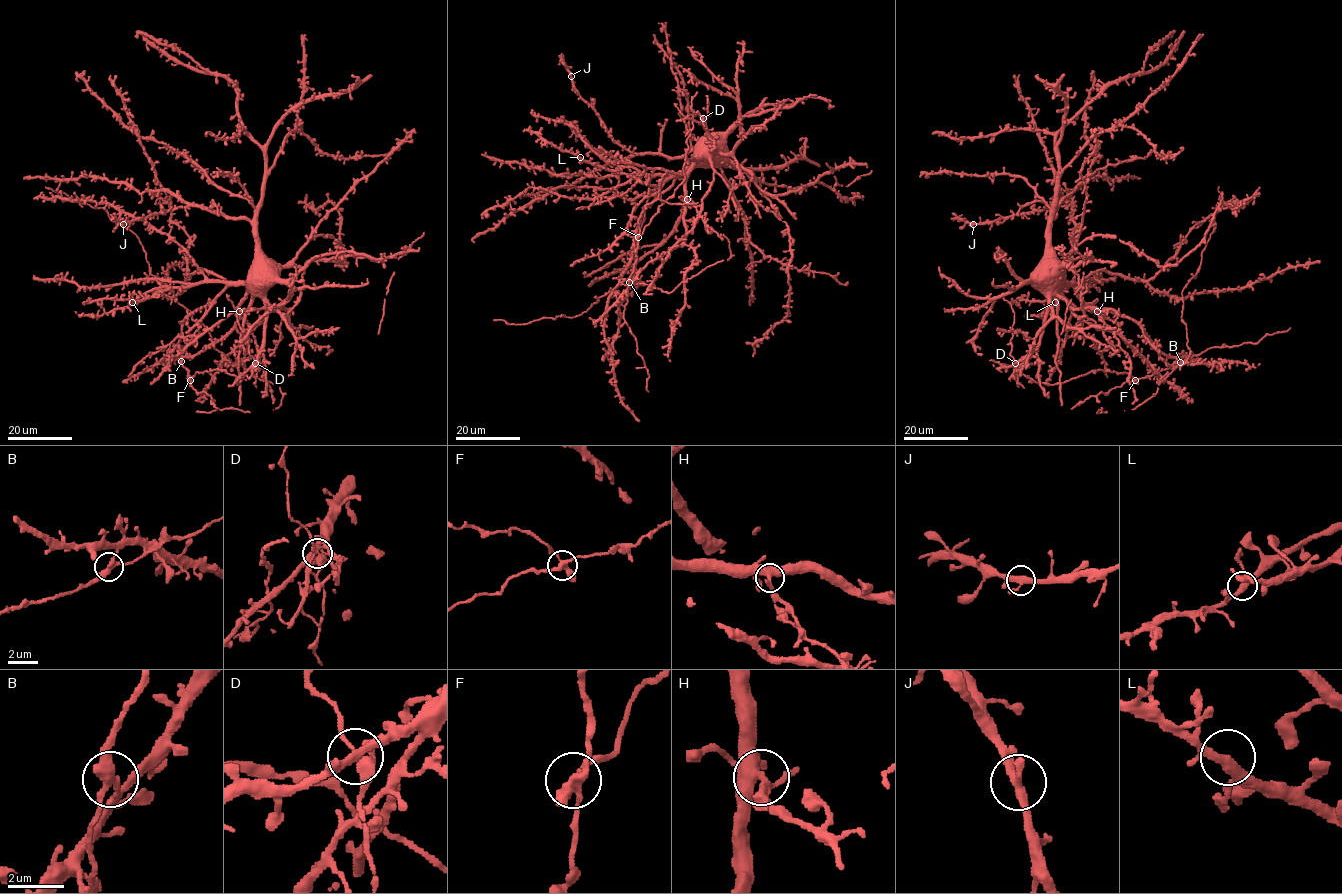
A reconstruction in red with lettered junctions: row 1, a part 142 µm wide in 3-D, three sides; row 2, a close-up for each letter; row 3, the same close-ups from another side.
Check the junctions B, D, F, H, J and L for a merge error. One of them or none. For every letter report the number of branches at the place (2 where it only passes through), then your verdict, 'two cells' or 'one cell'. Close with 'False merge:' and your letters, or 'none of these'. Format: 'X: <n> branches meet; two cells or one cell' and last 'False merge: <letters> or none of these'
B: 3 branches meet; one cell
D: 4 branches meet; one cell
F: 4 branches meet; two cells
H: 4 branches meet; one cell
J: 4 branches meet; one cell
L: 4 branches meet; one cell
False merge: F

